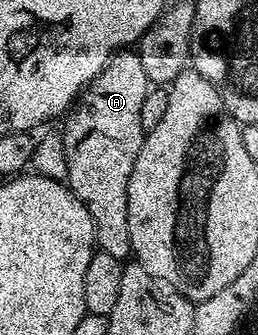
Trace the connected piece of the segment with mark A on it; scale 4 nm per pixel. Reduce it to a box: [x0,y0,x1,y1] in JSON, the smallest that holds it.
[63,49,150,261]

